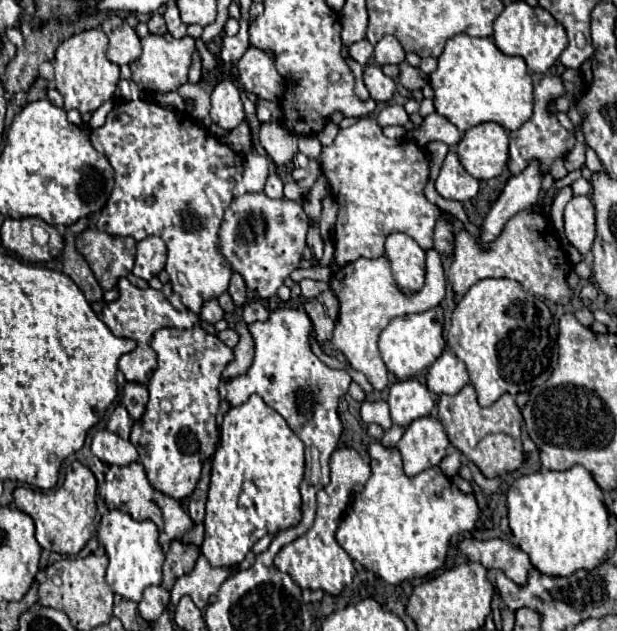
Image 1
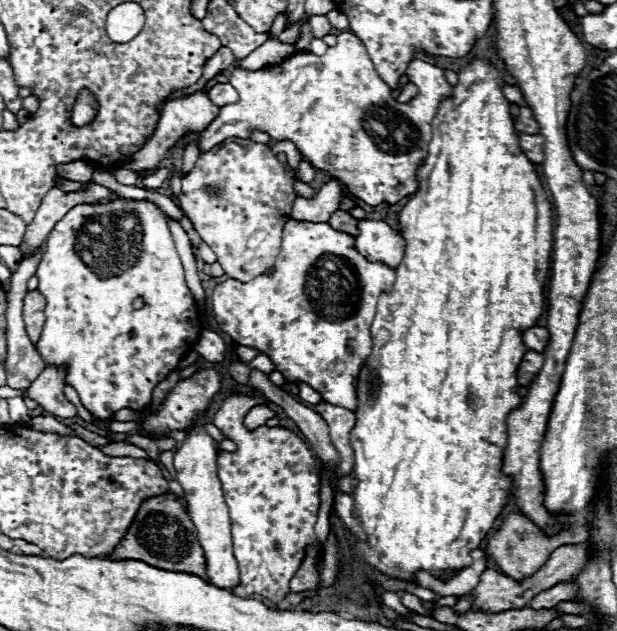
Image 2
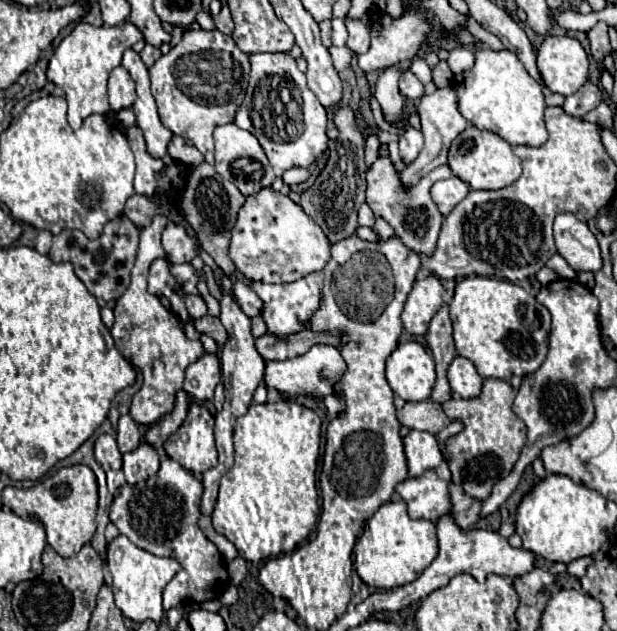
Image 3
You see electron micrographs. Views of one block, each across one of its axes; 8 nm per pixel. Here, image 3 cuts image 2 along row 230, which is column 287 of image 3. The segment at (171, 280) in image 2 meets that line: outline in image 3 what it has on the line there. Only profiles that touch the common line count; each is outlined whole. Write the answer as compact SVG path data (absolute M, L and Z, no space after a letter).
M288 52L252 54L250 64L250 84L246 98L236 110L234 124L258 138L276 176L282 176L290 168L310 168L314 160L328 150L326 110L306 86L304 72L300 72Z

